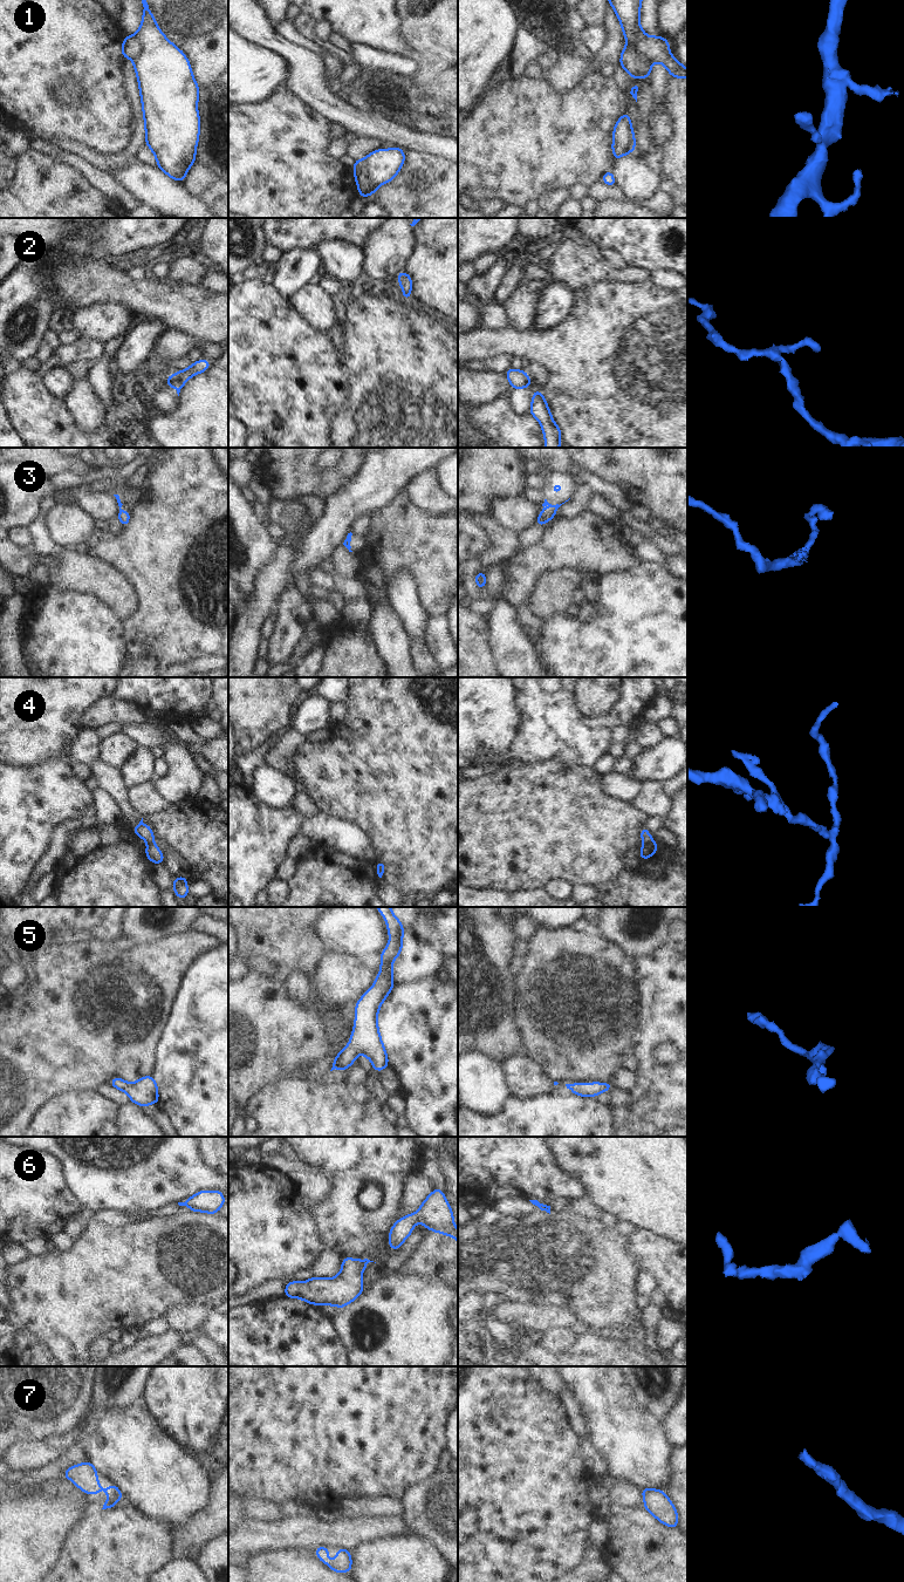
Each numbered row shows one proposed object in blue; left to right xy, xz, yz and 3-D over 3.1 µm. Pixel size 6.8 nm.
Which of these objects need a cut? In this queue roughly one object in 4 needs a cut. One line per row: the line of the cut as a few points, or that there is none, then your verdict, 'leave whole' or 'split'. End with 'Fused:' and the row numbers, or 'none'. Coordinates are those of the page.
1: yz (641, 39), (635, 48), (653, 61) | split
2: no cut | leave whole
3: no cut | leave whole
4: yz (652, 840), (644, 844) | split
5: no cut | leave whole
6: no cut | leave whole
7: no cut | leave whole
Fused: 1, 4

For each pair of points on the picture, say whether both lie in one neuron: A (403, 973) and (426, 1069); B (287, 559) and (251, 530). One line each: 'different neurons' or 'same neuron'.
A: different neurons
B: different neurons

